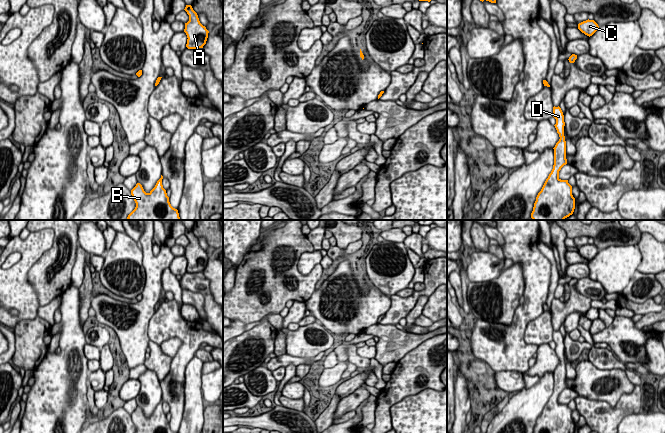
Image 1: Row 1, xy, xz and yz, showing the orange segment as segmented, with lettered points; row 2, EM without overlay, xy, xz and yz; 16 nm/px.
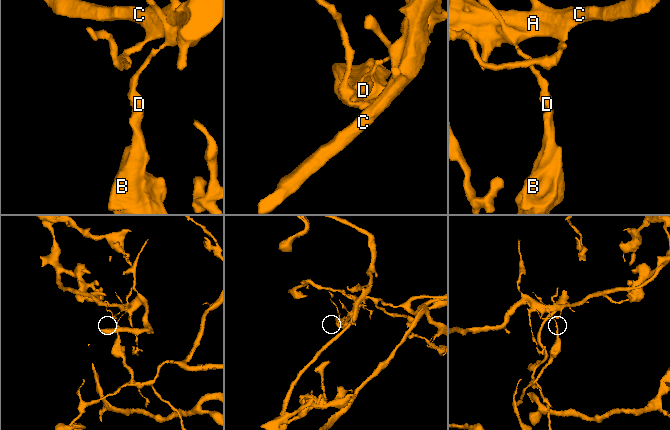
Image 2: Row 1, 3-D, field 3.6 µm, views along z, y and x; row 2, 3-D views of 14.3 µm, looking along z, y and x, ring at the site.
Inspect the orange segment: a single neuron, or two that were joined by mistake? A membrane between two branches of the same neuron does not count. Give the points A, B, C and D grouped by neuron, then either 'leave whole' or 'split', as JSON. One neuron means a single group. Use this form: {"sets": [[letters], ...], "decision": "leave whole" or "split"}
{"sets": [["A", "C"], ["B", "D"]], "decision": "split"}

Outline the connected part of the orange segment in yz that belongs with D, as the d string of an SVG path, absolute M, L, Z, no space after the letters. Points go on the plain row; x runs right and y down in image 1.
M553 331L554 349L559 358L559 365L554 373L554 389L541 415L536 421L533 433L575 433L575 422L568 404L559 402L559 395L567 388L566 365L564 360L564 339L561 332Z

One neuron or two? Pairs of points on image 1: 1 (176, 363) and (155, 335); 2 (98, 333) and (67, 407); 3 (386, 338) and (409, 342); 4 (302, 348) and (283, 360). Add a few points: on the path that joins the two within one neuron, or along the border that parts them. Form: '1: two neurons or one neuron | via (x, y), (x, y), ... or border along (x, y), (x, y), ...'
1: one neuron | via (184, 350), (184, 340), (177, 333), (168, 333)
2: two neurons | border along (84, 334), (86, 343)
3: one neuron | via (392, 341), (403, 342)
4: two neurons | border along (286, 353), (312, 360)

